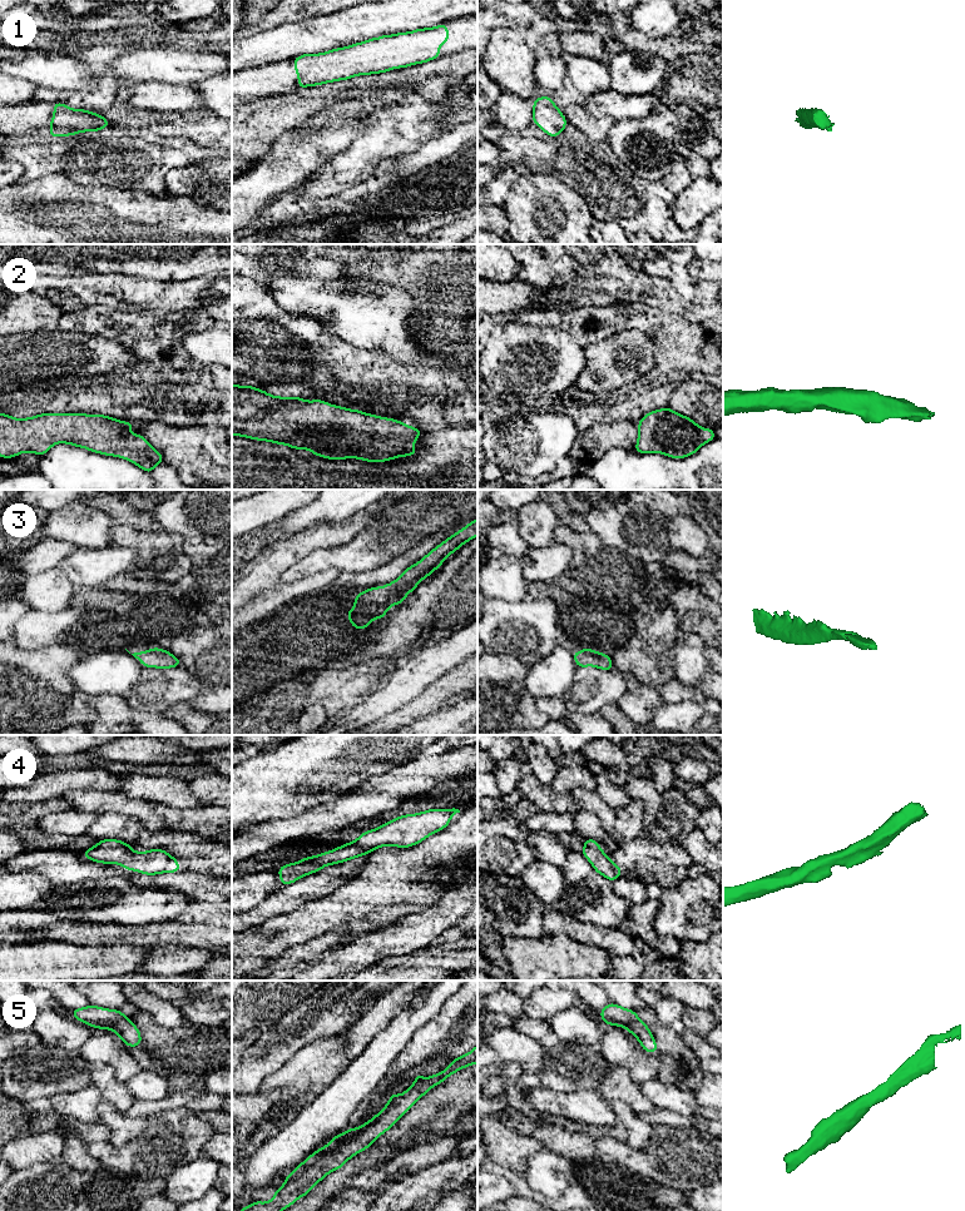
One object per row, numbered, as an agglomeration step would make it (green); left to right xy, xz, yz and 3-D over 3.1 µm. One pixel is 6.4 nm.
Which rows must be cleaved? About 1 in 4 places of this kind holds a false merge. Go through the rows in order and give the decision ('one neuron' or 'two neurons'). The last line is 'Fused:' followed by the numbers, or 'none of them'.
1: one neuron
2: one neuron
3: one neuron
4: one neuron
5: one neuron
Fused: none of them

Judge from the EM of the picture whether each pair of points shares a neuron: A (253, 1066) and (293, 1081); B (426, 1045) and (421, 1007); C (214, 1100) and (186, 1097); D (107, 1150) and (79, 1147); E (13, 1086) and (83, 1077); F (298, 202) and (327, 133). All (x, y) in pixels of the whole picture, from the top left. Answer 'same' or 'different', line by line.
A: different
B: different
C: same
D: different
E: same
F: different

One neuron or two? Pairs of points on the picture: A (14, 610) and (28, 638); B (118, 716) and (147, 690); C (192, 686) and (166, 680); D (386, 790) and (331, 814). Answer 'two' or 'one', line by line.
A: two
B: two
C: one
D: one

